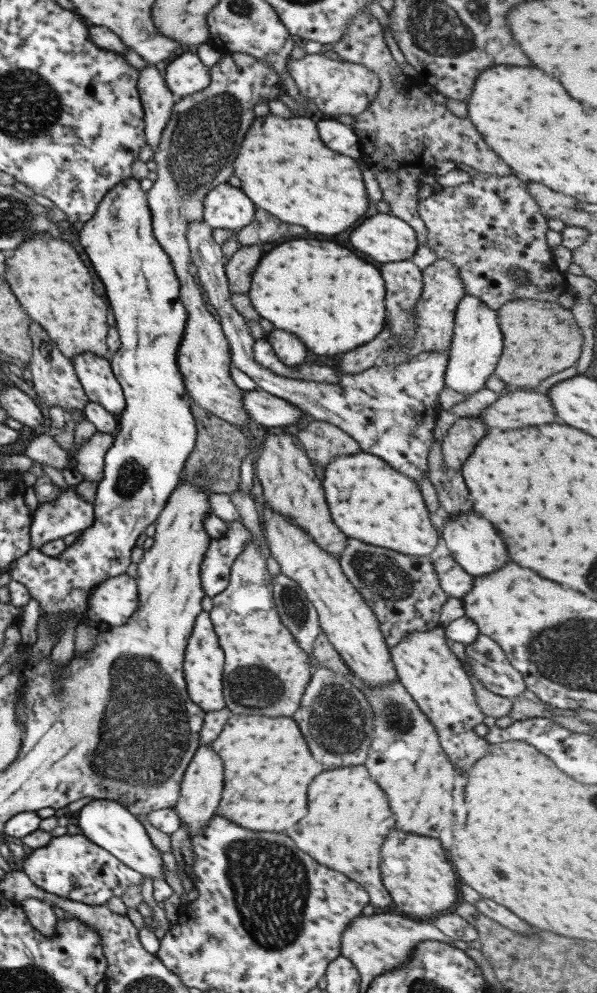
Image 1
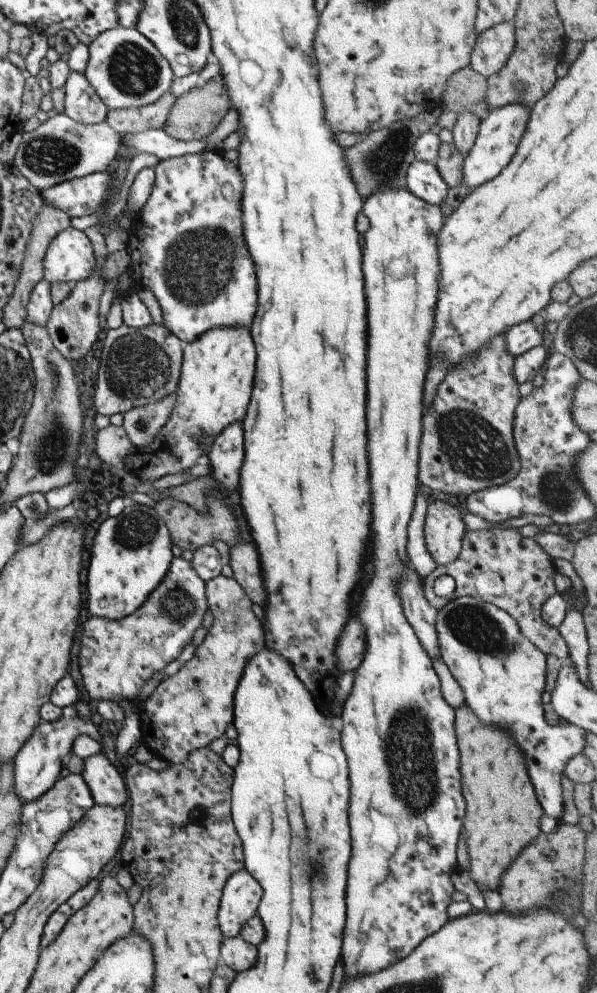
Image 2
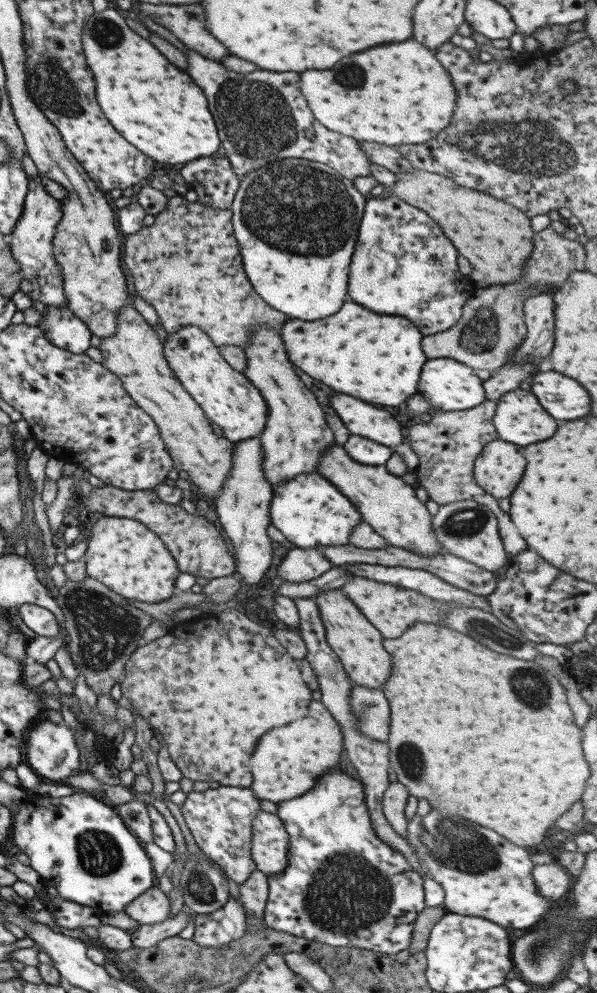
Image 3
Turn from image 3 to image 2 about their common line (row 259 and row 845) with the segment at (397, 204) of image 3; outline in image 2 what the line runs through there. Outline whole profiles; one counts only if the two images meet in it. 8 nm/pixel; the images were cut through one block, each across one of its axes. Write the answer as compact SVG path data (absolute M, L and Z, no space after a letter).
M386 188L384 192L374 192L368 196L364 202L362 210L368 220L370 220L370 230L364 234L364 252L362 252L362 268L364 268L364 278L366 278L366 302L368 302L368 458L370 458L370 494L372 494L372 524L370 524L370 552L372 552L372 566L374 572L370 576L370 582L364 586L362 596L354 598L354 608L356 608L356 618L362 622L364 632L366 632L366 654L354 672L354 686L350 690L350 696L344 702L344 712L342 712L342 748L348 756L348 766L350 766L350 830L352 830L352 856L350 856L350 866L348 866L348 888L346 888L346 906L348 906L348 916L346 916L346 926L344 926L344 944L342 944L342 962L346 966L346 974L364 974L382 970L390 966L392 962L398 962L400 958L406 958L404 954L412 952L418 948L424 938L436 934L446 922L449 921L448 906L453 901L454 884L452 874L458 870L459 865L456 860L456 844L460 838L462 830L462 818L464 818L464 798L460 792L460 752L458 748L455 730L455 710L444 700L440 686L440 680L434 670L433 660L428 656L428 652L422 648L420 640L412 626L408 624L404 616L404 608L398 596L398 586L400 586L400 576L408 570L409 556L407 553L407 526L412 516L416 490L420 486L418 478L419 446L422 434L422 424L420 418L422 414L422 386L424 386L424 376L428 370L428 338L432 332L432 310L436 306L436 288L438 288L438 254L436 254L436 236L443 225L444 216L439 206L432 206L416 198L408 189L390 190Z

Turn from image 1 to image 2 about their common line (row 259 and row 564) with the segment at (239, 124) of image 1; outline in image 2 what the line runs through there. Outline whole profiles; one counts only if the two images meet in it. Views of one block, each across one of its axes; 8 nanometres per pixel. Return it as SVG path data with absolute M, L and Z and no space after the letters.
M174 557L164 580L138 610L118 621L90 618L84 624L79 670L91 698L117 703L122 700L137 702L142 686L152 678L152 674L178 659L184 646L192 641L208 608L204 579L200 578L191 562Z

